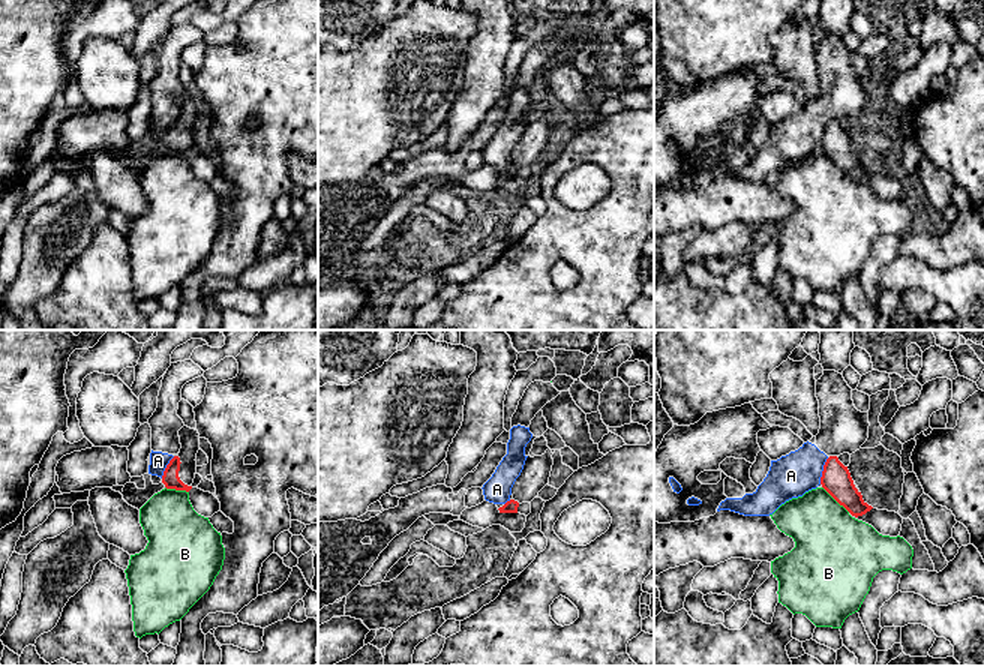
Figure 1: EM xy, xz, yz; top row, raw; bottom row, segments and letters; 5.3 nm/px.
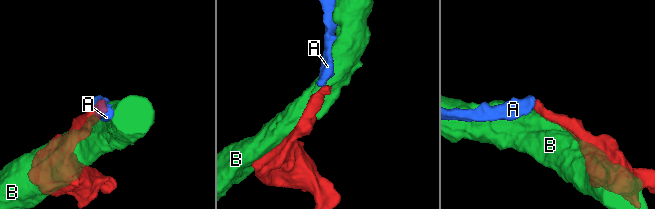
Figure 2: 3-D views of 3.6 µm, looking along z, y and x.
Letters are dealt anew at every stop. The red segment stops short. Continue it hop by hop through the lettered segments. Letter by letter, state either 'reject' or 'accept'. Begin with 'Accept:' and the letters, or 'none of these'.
Accept: none of these
A: reject
B: reject

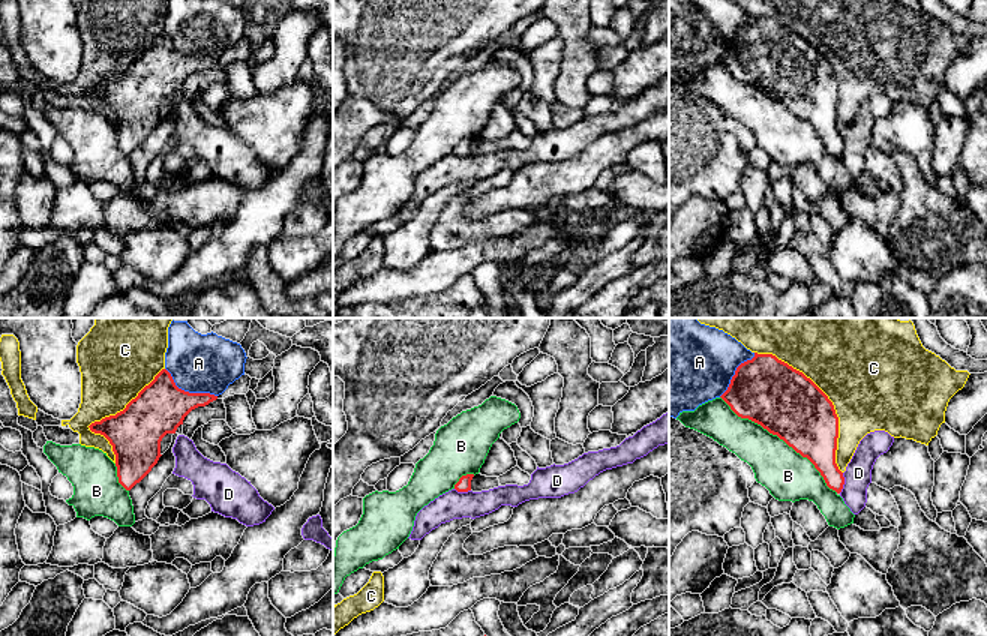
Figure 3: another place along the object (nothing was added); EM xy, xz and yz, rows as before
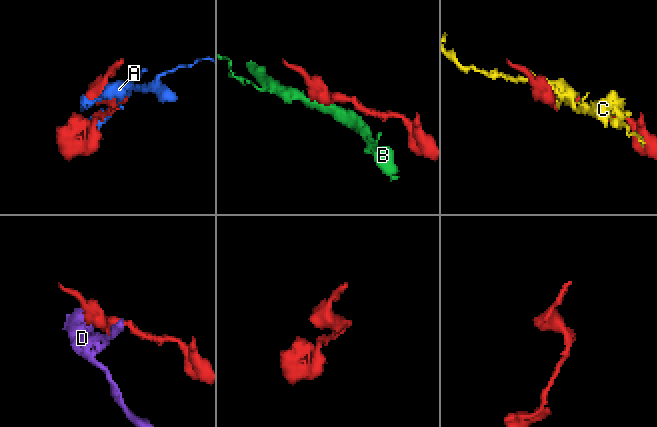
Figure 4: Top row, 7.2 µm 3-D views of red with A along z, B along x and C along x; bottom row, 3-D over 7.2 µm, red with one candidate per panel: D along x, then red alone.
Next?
Accept: none of these
A: reject
B: reject
C: reject
D: reject

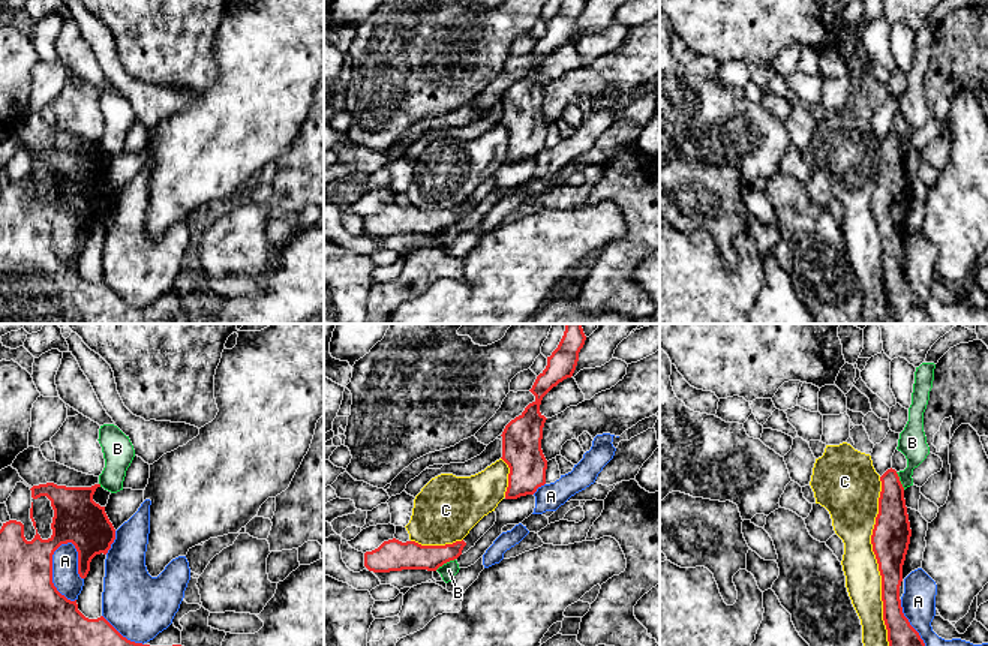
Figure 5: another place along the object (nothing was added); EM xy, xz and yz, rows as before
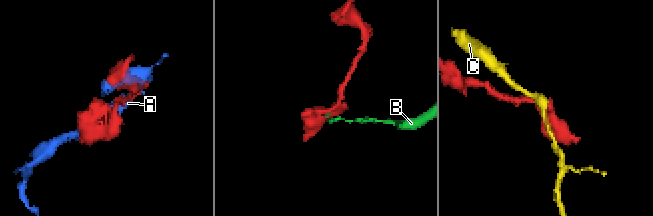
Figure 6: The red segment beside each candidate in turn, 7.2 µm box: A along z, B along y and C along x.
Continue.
Accept: none of these
A: reject
B: reject
C: reject

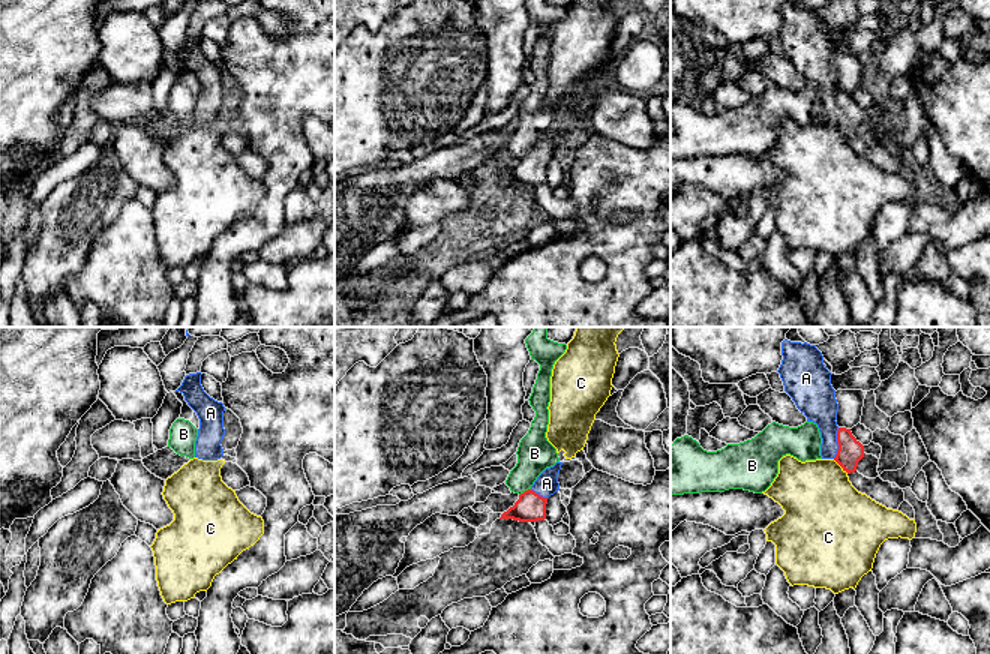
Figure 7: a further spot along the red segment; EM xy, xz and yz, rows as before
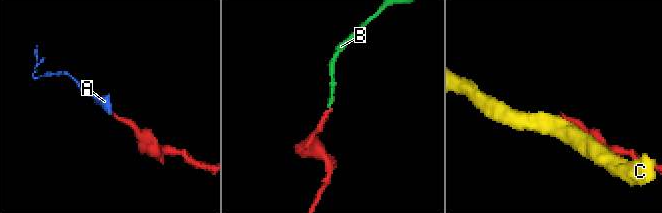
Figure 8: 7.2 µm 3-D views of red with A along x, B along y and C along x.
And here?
Accept: A
A: accept
B: reject
C: reject

